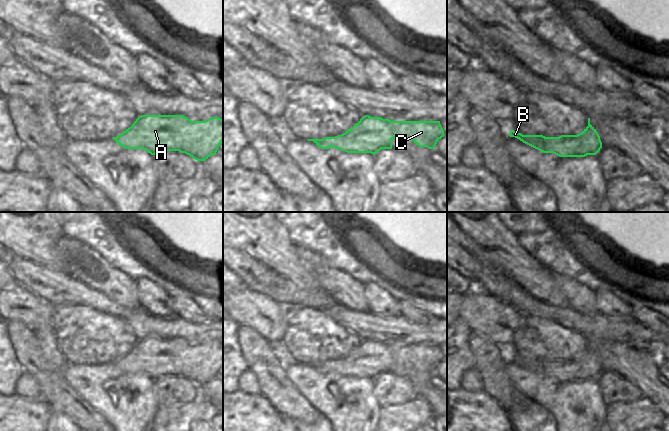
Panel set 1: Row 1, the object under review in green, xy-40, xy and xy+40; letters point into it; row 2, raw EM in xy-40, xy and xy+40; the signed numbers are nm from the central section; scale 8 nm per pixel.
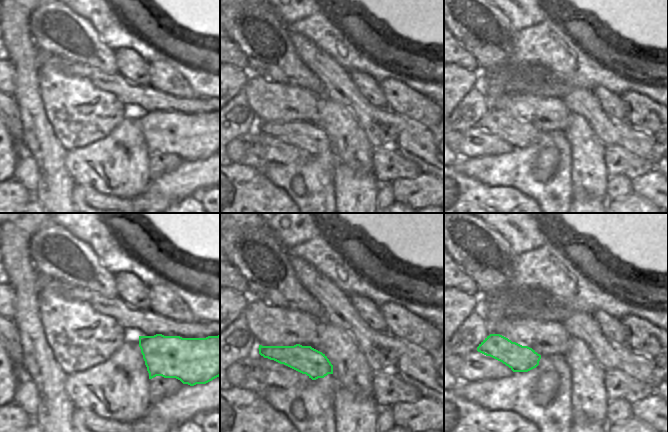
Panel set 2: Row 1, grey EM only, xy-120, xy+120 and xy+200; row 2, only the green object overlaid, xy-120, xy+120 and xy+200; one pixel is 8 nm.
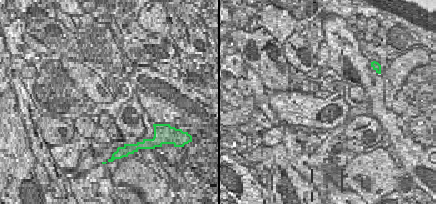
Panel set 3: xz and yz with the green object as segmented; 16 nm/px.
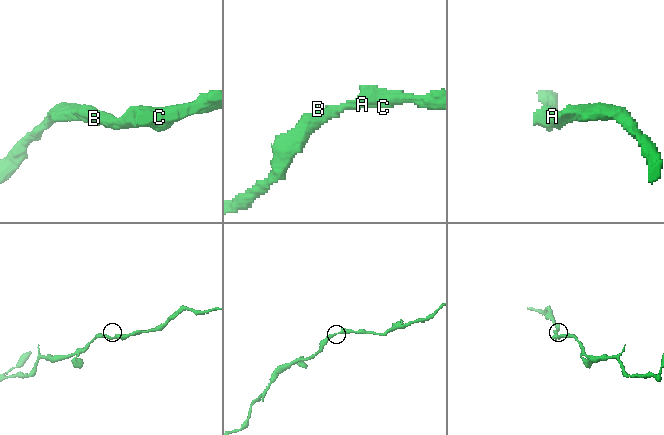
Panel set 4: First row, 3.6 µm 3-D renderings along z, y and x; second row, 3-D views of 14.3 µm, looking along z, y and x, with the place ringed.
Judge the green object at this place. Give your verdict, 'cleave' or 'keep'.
keep

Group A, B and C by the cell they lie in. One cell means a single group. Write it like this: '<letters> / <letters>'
A B C

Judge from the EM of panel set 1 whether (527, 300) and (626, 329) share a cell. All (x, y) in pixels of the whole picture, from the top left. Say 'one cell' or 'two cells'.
one cell

